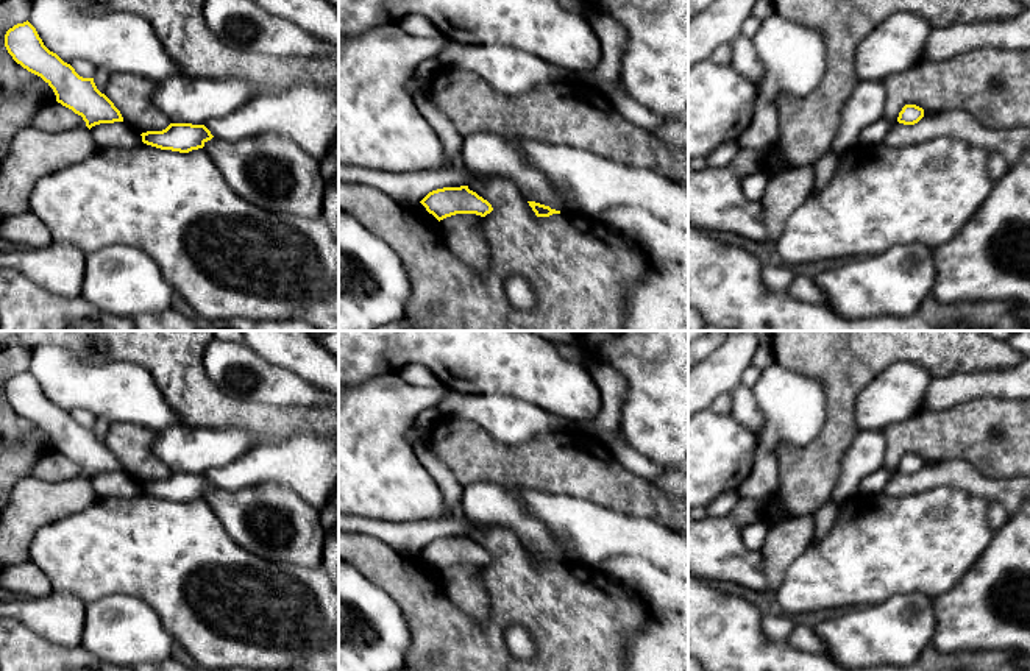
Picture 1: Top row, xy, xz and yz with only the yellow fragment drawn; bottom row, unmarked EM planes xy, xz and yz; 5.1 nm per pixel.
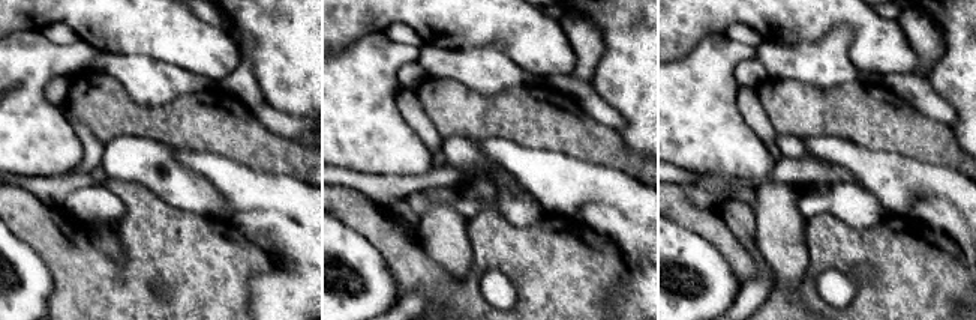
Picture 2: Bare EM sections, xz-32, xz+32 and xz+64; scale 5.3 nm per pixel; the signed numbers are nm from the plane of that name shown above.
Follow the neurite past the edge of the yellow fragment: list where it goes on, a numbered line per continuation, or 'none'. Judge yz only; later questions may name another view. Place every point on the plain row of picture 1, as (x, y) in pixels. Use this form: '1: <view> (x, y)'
none

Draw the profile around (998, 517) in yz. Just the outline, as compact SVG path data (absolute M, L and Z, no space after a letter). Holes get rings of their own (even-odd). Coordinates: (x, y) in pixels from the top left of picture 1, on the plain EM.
M997 501L988 502L988 518L993 531L1000 529L1010 518L1003 506Z

